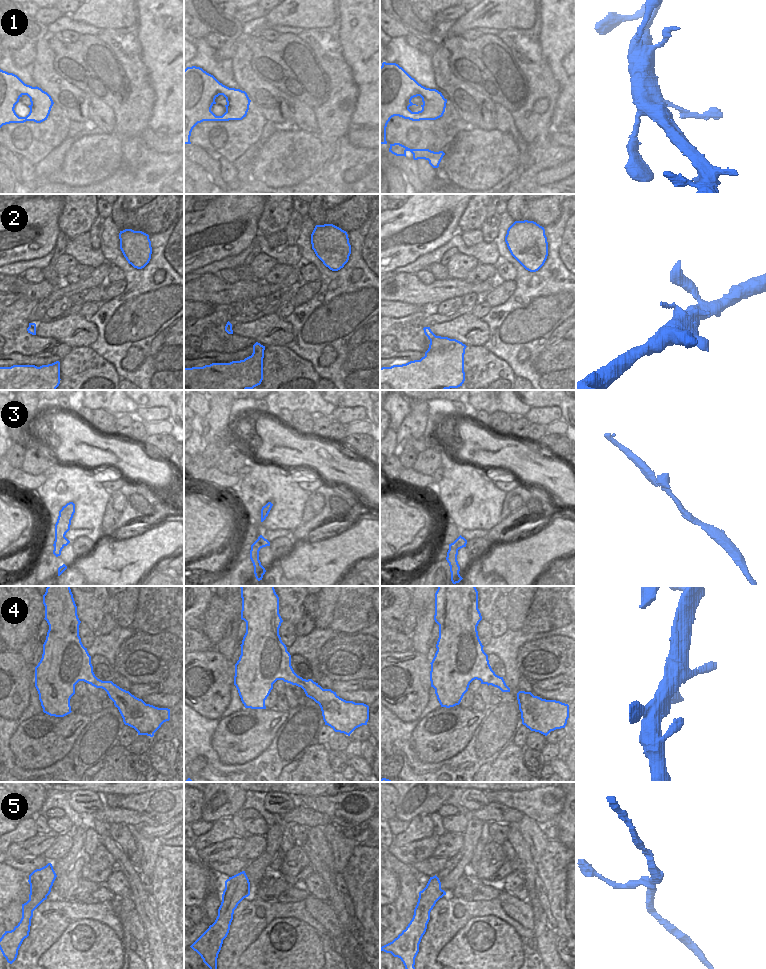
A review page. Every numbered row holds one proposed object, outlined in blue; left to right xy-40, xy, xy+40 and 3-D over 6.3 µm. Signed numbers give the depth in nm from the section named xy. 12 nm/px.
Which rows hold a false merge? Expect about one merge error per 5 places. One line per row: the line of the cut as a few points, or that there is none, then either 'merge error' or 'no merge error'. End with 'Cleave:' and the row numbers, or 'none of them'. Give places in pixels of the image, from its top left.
1: no cut | no merge error
2: no cut | no merge error
3: xy+40 (449, 546), (455, 546), (458, 549) | merge error
4: no cut | no merge error
5: no cut | no merge error
Cleave: 3

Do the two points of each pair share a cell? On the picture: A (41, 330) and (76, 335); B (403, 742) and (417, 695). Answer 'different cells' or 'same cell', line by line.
A: same cell
B: different cells

